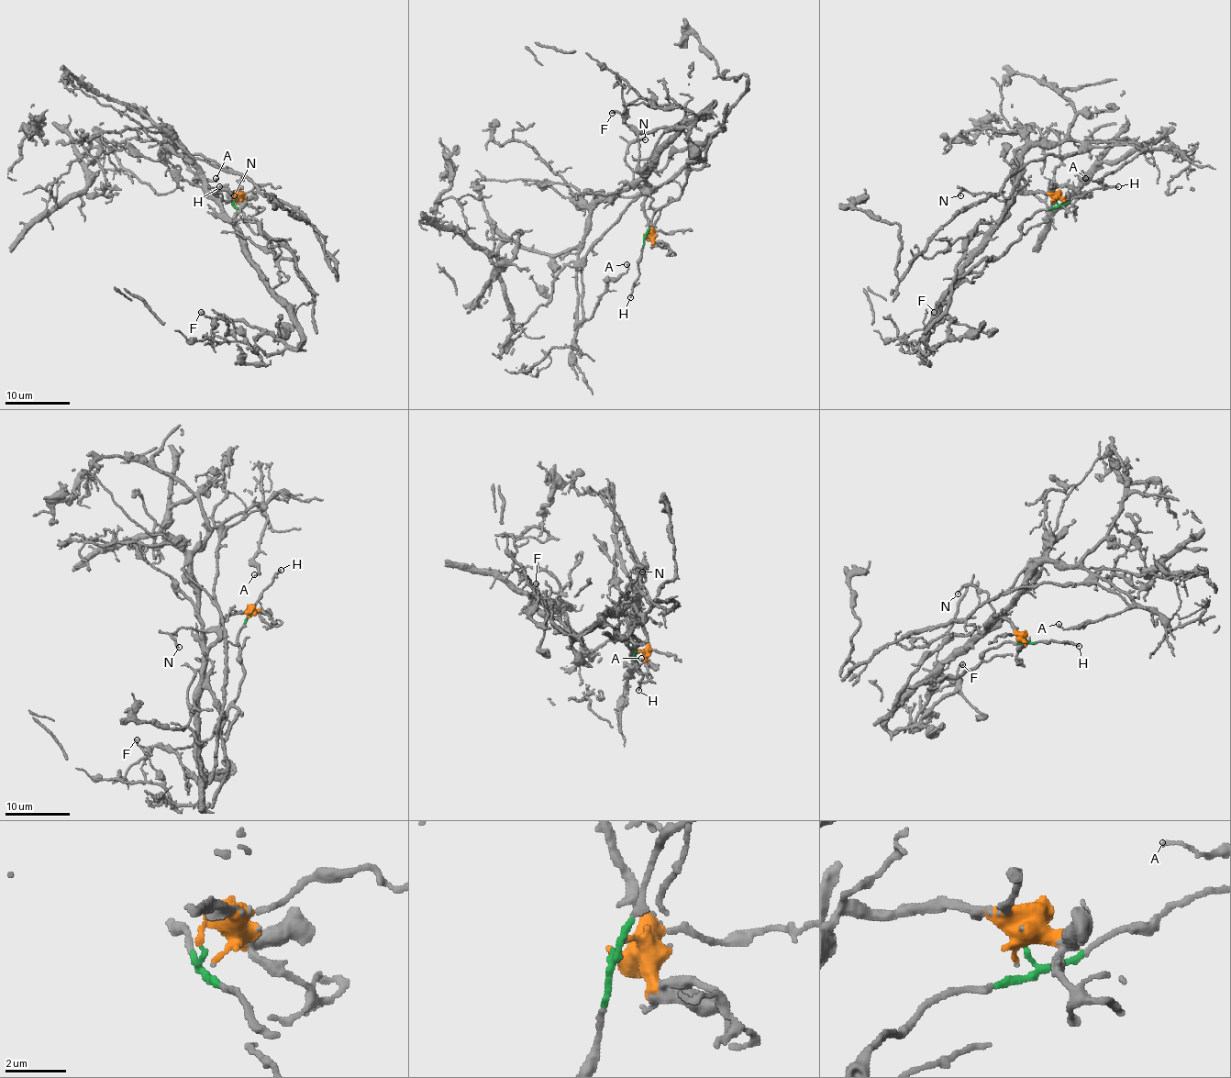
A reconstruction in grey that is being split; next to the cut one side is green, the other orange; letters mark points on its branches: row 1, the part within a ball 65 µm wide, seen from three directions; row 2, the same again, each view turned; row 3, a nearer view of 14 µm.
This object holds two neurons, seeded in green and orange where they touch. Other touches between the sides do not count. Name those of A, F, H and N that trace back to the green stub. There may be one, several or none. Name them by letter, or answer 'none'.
H

